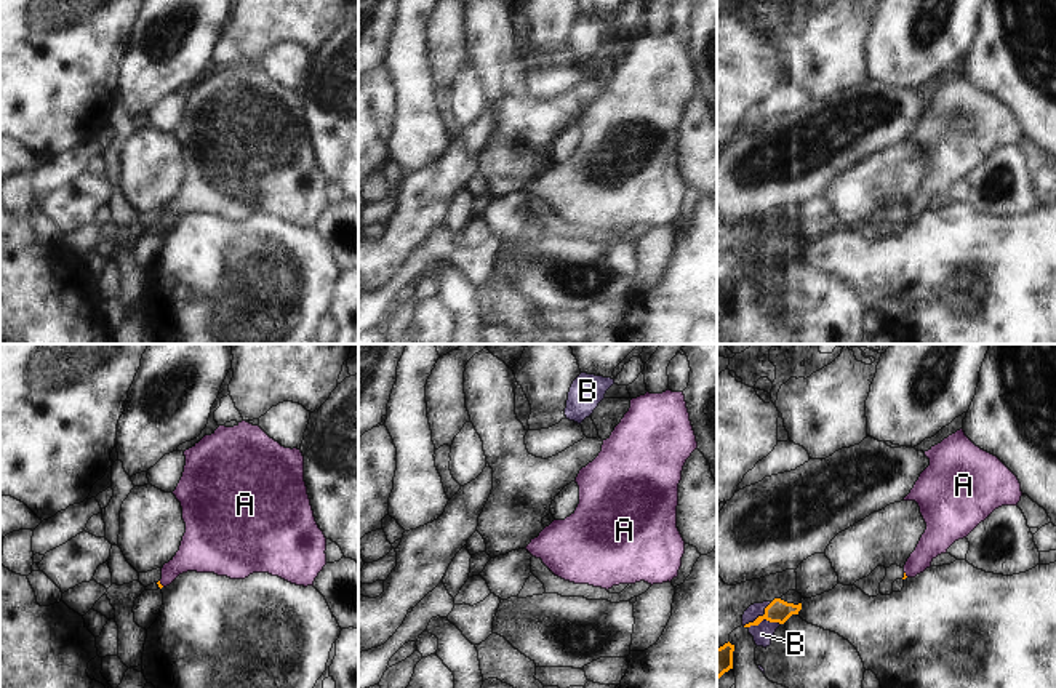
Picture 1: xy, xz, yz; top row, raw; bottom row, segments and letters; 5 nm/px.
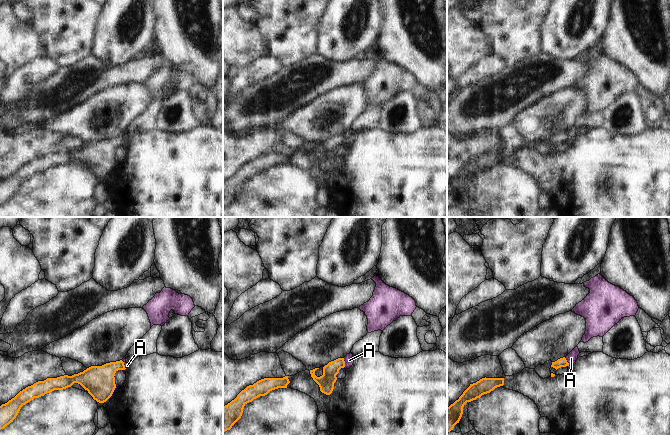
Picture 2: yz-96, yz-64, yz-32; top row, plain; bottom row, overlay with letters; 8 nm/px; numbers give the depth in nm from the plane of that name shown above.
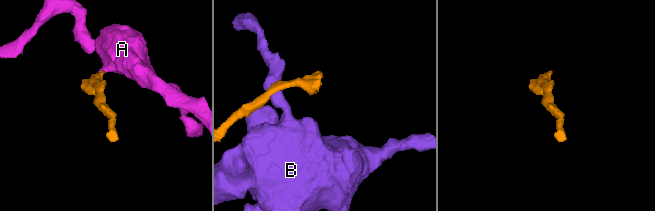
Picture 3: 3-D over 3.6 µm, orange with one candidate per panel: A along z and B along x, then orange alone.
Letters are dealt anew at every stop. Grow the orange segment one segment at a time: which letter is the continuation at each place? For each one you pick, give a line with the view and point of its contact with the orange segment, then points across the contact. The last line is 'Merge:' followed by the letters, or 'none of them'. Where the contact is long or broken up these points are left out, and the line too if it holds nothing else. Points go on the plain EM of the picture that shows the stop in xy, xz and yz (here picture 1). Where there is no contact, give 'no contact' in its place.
Merge: none of them

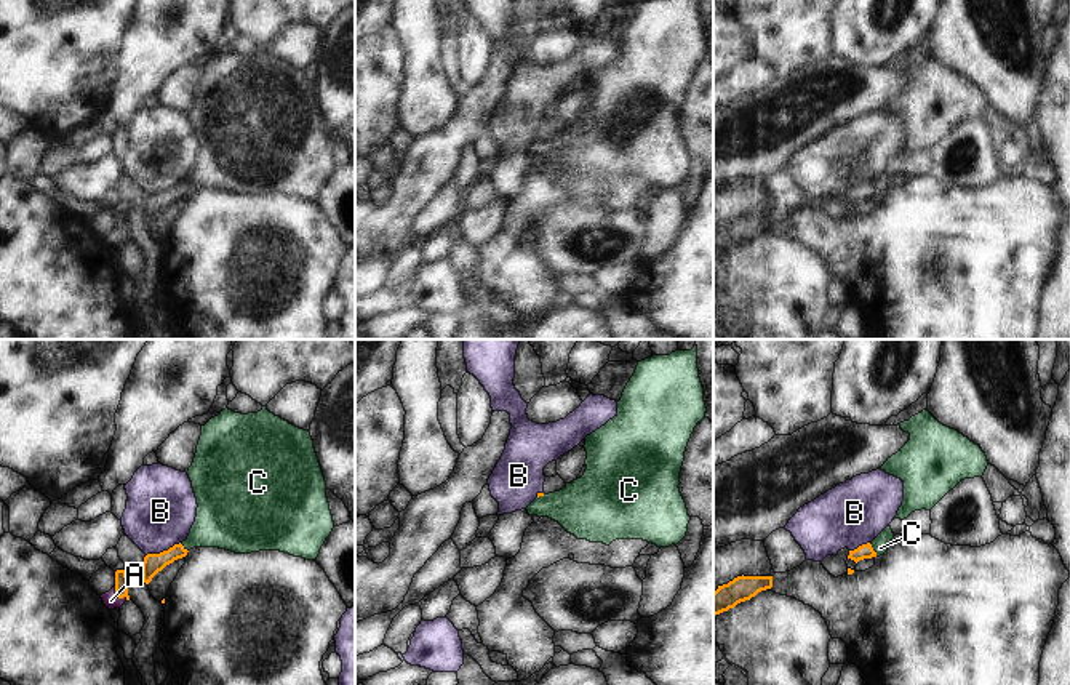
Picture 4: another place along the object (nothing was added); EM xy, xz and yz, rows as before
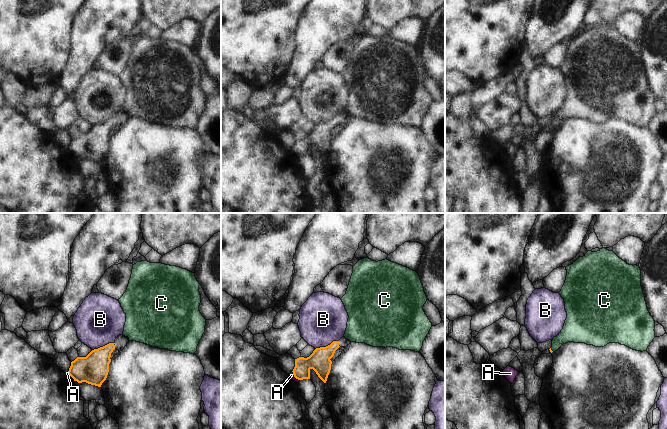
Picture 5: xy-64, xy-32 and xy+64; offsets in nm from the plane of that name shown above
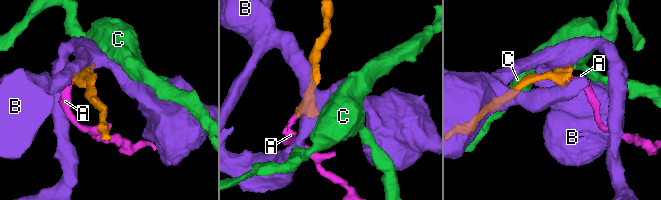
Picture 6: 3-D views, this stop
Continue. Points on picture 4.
A: contact xy (117, 237); way xy (122, 223), (117, 237), (111, 242)
Merge: A

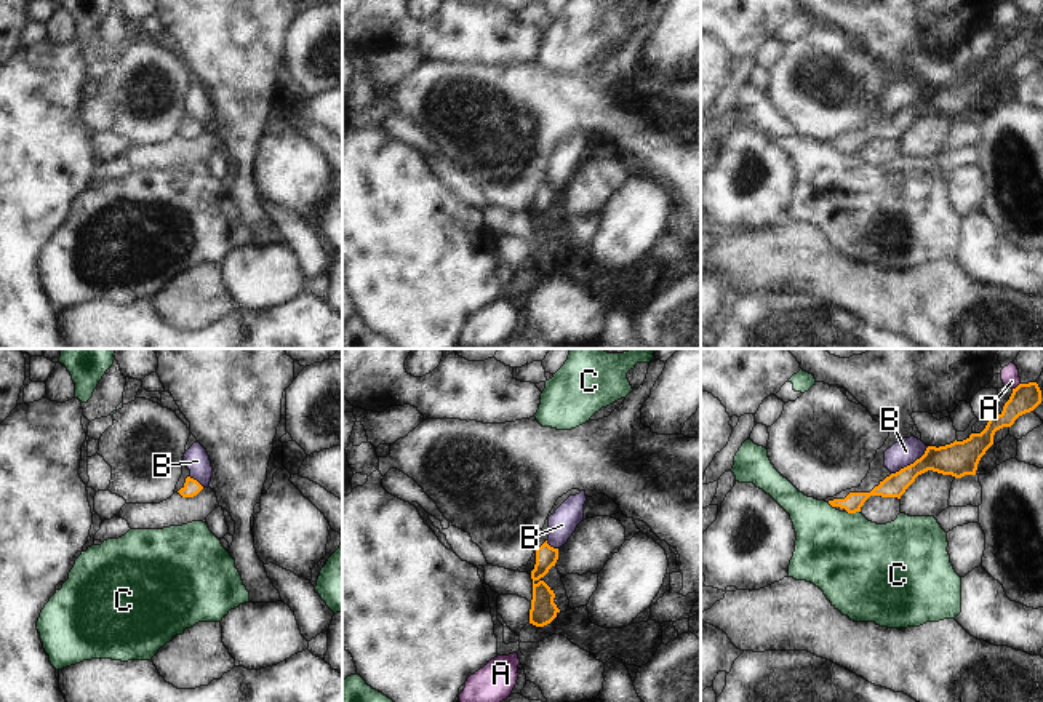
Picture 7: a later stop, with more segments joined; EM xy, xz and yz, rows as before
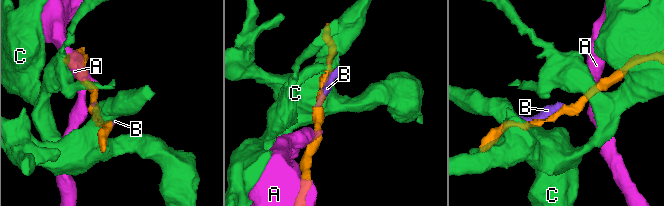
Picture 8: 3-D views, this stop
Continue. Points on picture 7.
Merge: none of them

